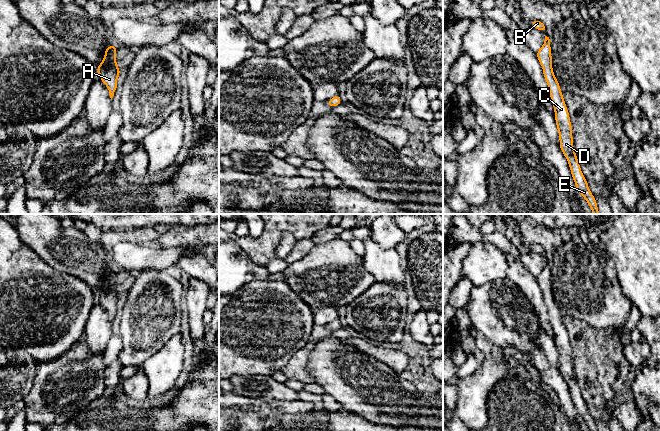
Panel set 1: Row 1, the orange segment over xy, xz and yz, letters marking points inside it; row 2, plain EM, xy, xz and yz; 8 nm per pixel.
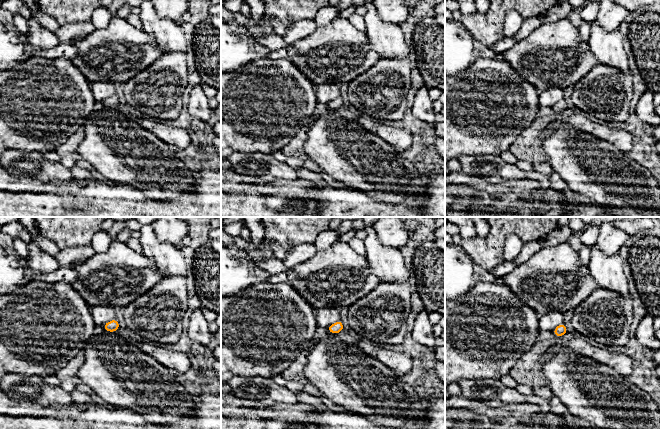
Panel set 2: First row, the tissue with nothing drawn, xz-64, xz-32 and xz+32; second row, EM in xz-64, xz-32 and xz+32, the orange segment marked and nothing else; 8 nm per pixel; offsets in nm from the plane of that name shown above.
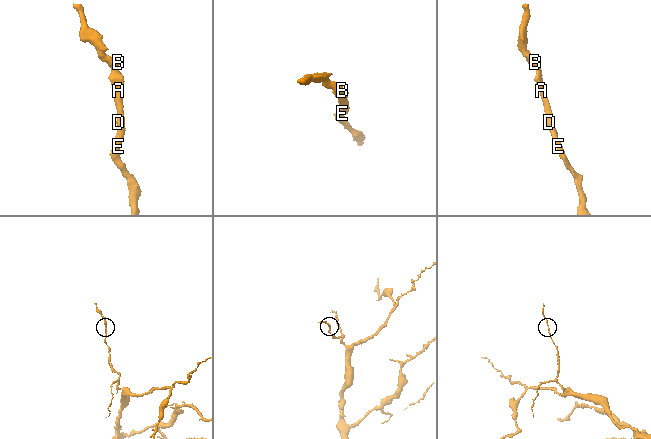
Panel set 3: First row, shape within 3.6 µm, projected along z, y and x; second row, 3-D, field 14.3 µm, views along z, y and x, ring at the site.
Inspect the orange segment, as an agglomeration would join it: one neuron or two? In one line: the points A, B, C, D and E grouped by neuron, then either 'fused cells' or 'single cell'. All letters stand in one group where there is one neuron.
groups A B C D E; single cell

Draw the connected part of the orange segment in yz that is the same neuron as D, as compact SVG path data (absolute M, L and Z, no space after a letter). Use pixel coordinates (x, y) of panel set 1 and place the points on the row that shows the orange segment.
M545 36L544 44L536 52L536 55L543 68L543 75L550 90L550 98L555 110L554 118L556 120L556 126L559 132L560 149L569 163L571 175L575 182L578 193L581 194L587 201L593 214L600 214L596 199L588 188L588 181L582 174L581 167L574 151L572 125L570 122L569 112L563 99L563 93L560 90L560 84L553 74L549 37Z

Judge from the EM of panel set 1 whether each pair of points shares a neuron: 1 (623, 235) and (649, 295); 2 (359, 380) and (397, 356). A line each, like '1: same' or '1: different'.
1: same
2: different

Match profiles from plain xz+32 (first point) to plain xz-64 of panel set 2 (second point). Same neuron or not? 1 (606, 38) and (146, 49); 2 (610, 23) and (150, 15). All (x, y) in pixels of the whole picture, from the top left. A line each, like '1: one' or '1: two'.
1: two
2: two

